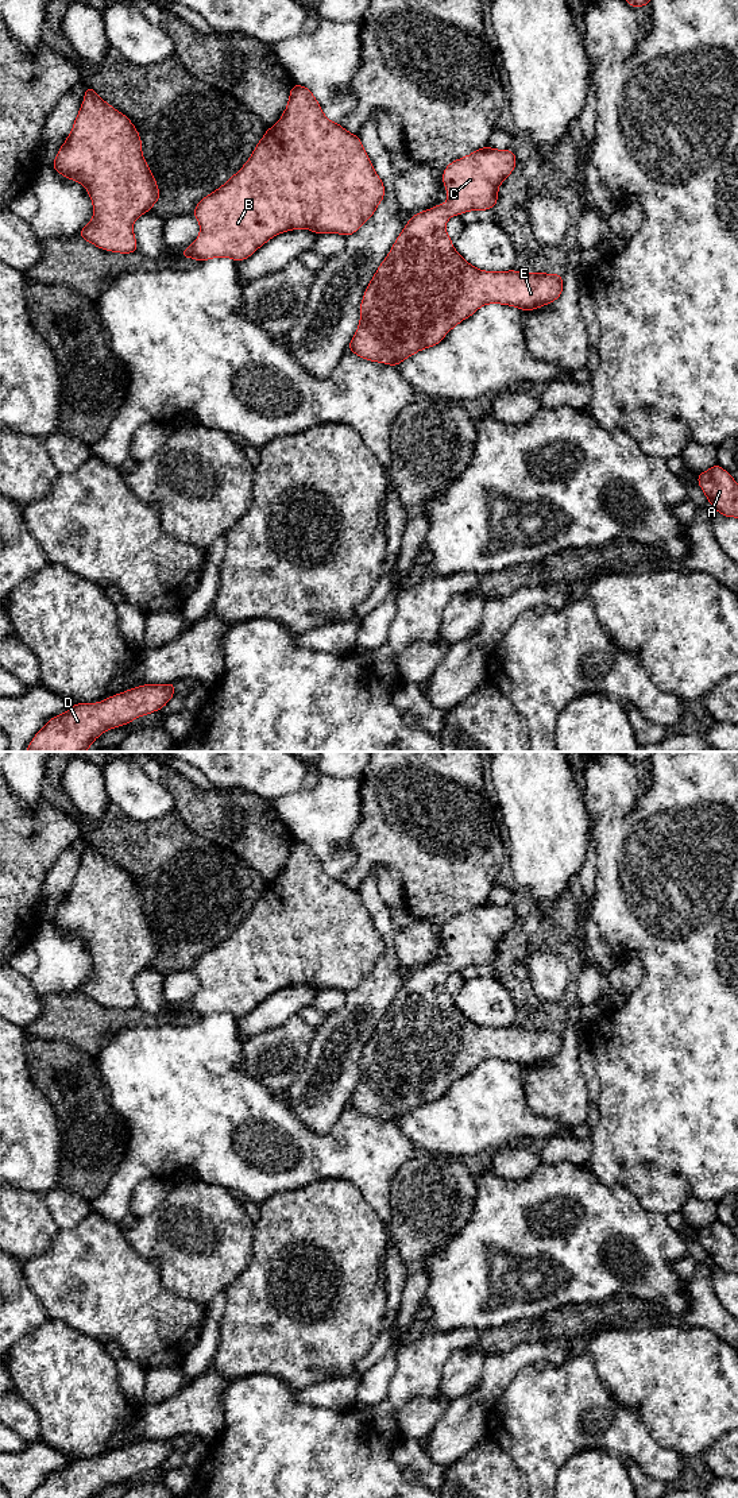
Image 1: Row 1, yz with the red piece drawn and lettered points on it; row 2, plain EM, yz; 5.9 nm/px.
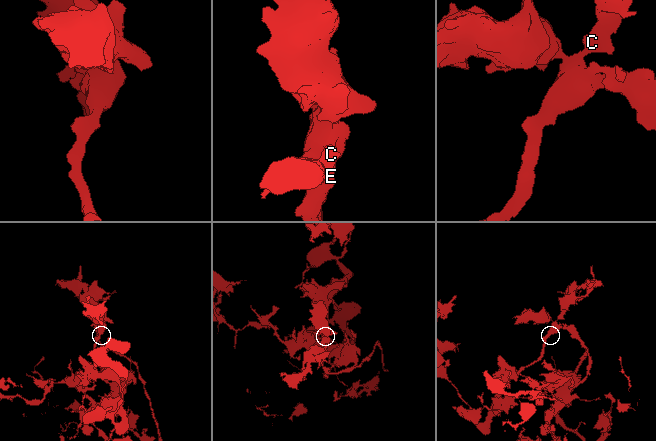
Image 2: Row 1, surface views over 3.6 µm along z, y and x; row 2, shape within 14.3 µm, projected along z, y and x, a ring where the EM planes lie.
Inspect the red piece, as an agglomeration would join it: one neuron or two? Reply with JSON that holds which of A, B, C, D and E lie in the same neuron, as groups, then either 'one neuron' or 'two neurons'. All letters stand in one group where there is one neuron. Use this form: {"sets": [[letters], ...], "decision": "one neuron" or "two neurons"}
{"sets": [["A", "B", "C", "D", "E"]], "decision": "one neuron"}

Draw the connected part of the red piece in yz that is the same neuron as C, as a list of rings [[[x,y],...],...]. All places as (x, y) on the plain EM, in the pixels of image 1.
[[[487,901],[447,922],[443,928],[447,960],[437,960],[407,977],[364,1047],[360,1078],[347,1105],[363,1115],[397,1123],[413,1109],[438,1100],[448,1086],[483,1061],[503,1059],[534,1066],[561,1051],[564,1038],[560,1030],[479,1026],[453,1004],[445,988],[451,972],[492,965],[498,958],[499,941],[515,920],[511,906]]]

